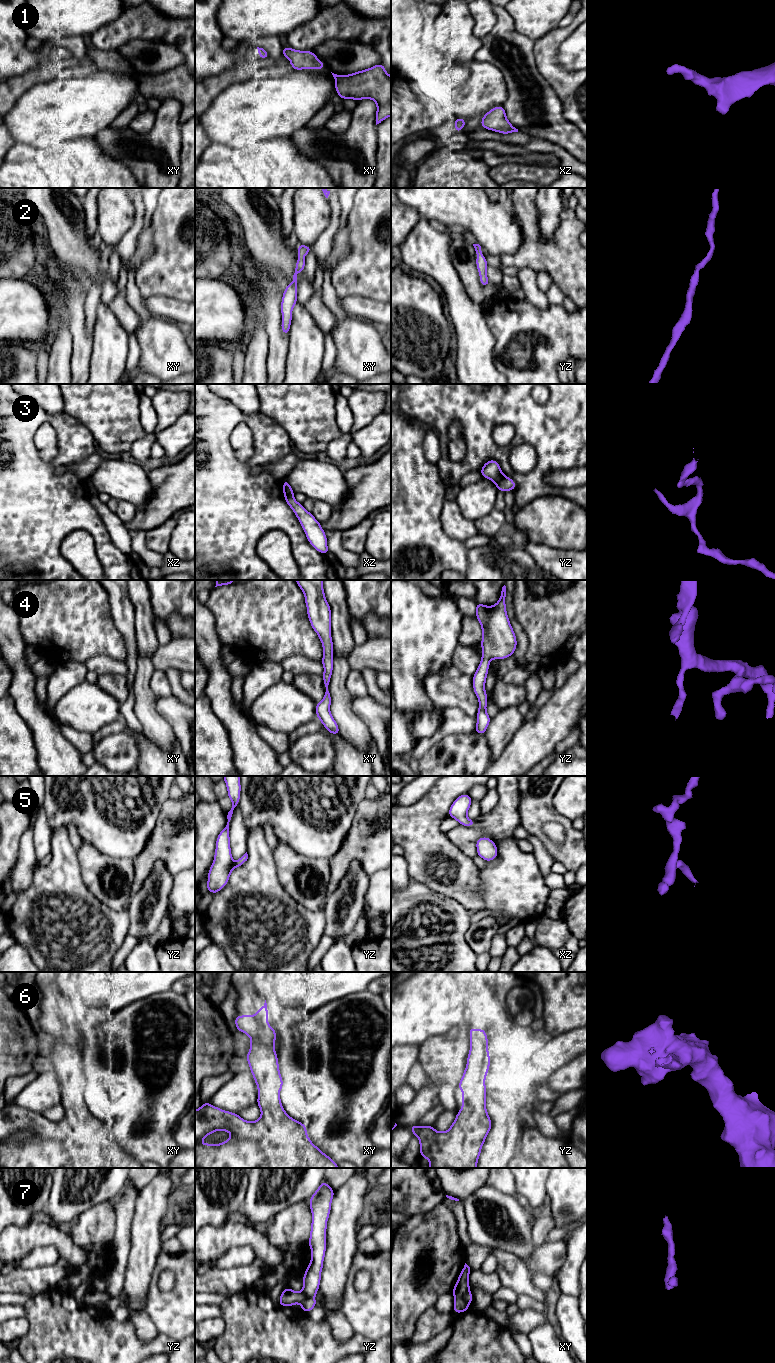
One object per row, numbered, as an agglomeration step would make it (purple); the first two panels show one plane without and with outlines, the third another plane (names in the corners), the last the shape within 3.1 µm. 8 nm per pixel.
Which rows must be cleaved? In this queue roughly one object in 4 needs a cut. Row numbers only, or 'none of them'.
3, 7

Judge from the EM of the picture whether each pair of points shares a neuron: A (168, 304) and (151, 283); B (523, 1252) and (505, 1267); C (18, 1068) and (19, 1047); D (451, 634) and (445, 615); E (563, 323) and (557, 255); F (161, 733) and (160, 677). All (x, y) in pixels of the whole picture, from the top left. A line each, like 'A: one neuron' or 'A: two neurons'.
A: two neurons
B: two neurons
C: one neuron
D: one neuron
E: two neurons
F: two neurons

